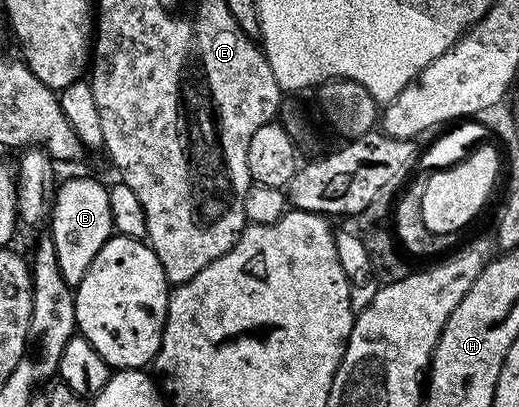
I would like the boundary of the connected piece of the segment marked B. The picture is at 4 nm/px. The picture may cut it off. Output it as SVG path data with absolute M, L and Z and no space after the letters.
M72 177L69 181L61 180L50 201L50 225L51 221L50 232L54 251L58 255L58 267L62 271L62 279L66 279L68 285L75 287L80 284L82 275L90 267L90 263L94 263L94 255L98 255L98 251L102 251L102 247L114 233L108 185L105 182L95 181L92 177Z

